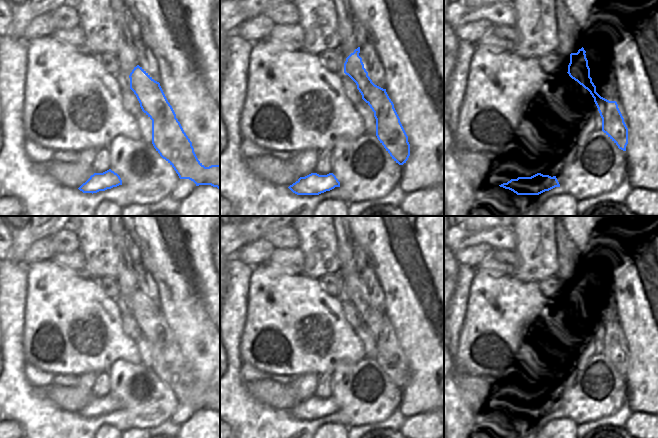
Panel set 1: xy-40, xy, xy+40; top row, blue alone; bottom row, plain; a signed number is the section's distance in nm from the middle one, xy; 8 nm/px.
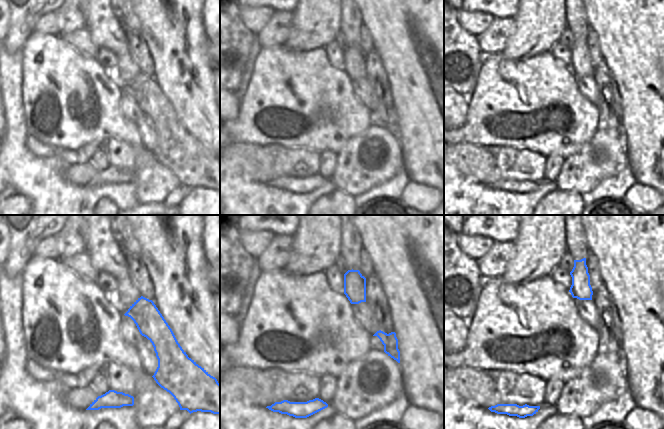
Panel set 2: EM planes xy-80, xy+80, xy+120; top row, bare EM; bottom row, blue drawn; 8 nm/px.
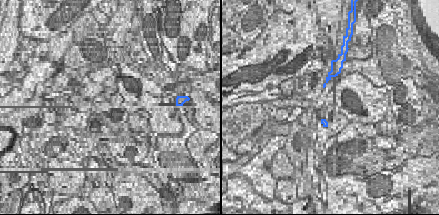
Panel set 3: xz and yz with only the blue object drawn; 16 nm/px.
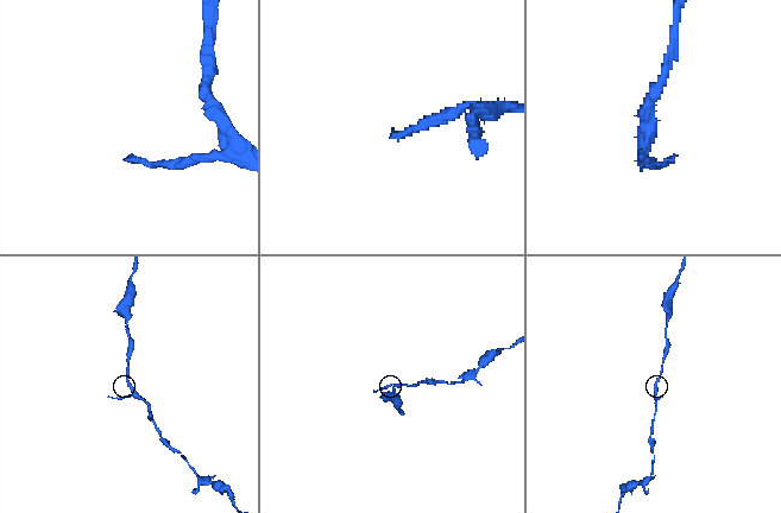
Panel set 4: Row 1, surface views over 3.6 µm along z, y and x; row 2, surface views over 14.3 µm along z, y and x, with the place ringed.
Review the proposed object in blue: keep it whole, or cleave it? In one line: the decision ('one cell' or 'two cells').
two cells

